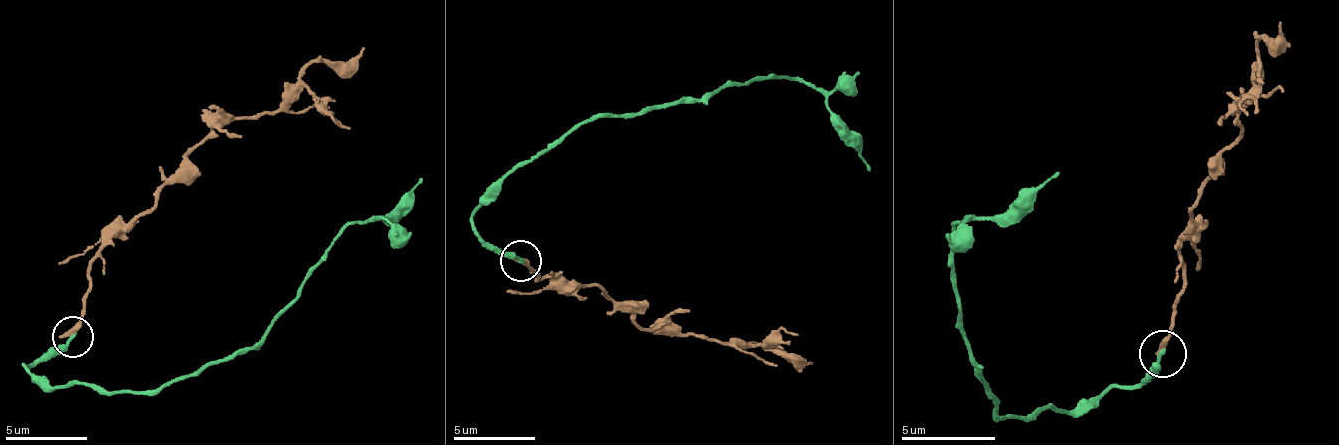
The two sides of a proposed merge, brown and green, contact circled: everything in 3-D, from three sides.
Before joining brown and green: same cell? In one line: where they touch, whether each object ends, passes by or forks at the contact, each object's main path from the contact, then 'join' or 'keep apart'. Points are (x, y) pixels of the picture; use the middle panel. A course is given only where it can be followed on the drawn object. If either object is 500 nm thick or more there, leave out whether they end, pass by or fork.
(521, 260) | brown ends | green ends | brown via (522, 262), (538, 278), (600, 286), (641, 327), (665, 327), (723, 344), (760, 344), (813, 364) | green via (522, 262), (473, 225), (501, 184), (583, 122), (723, 85), (793, 77), (825, 97), (871, 171) | keep apart

